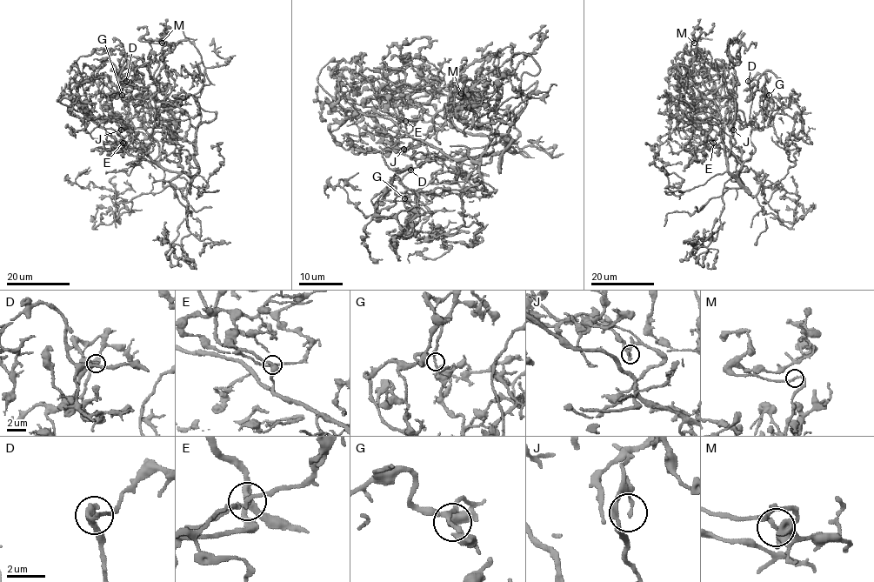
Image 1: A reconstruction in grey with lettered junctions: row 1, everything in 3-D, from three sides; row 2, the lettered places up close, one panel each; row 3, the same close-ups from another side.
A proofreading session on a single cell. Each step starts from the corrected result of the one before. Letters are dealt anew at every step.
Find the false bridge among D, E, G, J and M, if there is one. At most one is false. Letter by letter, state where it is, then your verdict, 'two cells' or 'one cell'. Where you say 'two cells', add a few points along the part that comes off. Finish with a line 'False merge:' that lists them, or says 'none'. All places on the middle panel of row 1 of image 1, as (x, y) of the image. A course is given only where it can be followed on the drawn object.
D: (410, 170) | one cell
E: (405, 121) | one cell
G: (404, 198) | one cell
J: (403, 149) | one cell
M: (461, 93) | one cell
False merge: none

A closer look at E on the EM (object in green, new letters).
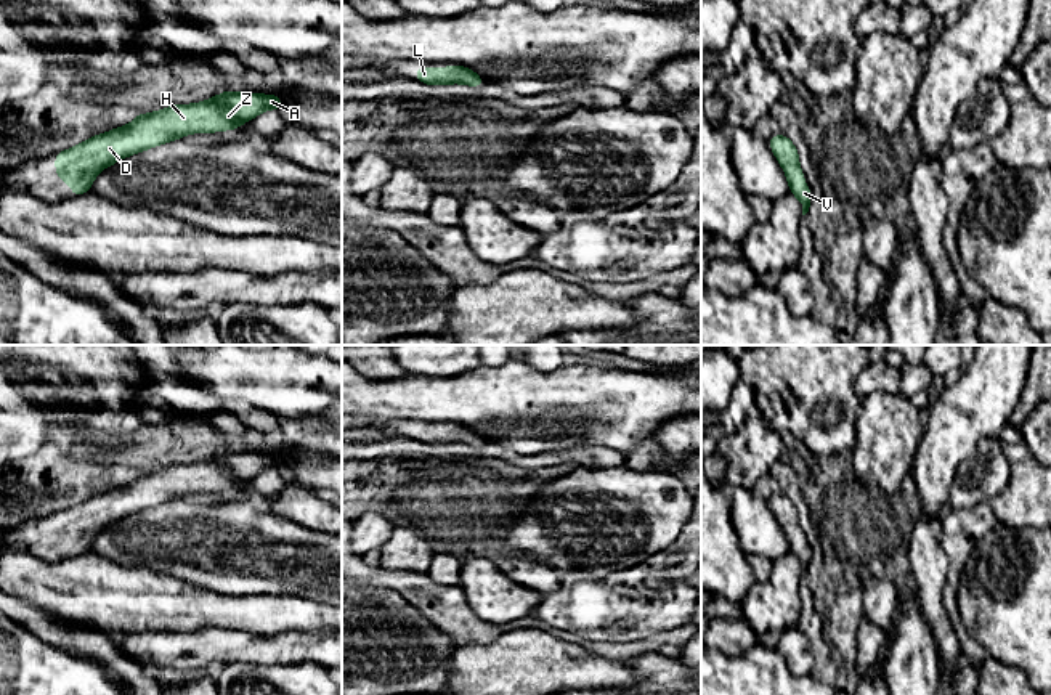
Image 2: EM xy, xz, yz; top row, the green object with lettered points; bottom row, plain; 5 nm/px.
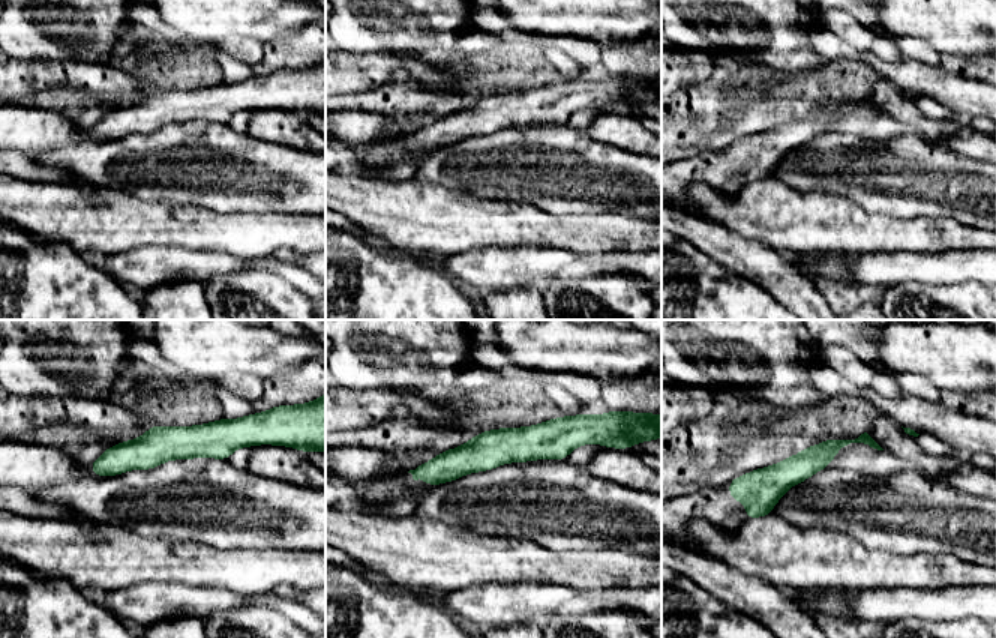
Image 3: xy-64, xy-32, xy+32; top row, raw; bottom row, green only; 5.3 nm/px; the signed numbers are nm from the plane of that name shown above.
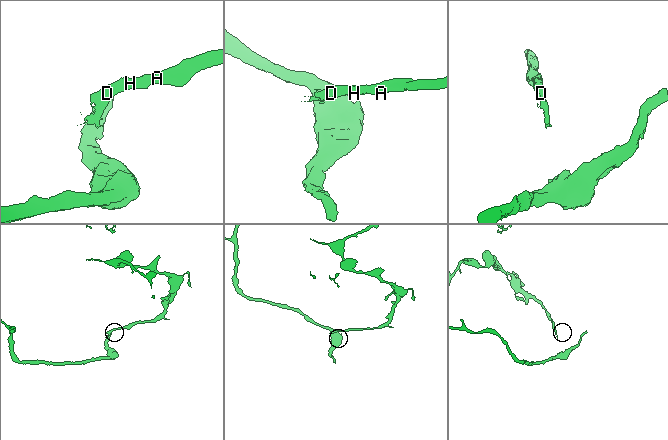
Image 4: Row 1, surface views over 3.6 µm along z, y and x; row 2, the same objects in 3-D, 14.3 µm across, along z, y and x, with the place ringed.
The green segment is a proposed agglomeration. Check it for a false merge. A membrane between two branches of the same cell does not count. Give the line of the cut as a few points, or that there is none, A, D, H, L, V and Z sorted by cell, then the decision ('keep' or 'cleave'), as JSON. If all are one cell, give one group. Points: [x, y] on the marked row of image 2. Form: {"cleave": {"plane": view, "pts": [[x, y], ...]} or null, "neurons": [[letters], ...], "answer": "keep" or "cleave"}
{"cleave": null, "neurons": [["A", "D", "H", "L", "V", "Z"]], "answer": "keep"}

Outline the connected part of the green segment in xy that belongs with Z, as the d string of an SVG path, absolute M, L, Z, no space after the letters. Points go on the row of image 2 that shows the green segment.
M226 90L196 104L175 104L165 109L136 114L132 124L88 138L87 141L56 152L55 165L59 181L67 181L72 196L90 193L96 175L144 149L180 140L185 135L237 130L260 112L282 108L279 95L239 93Z

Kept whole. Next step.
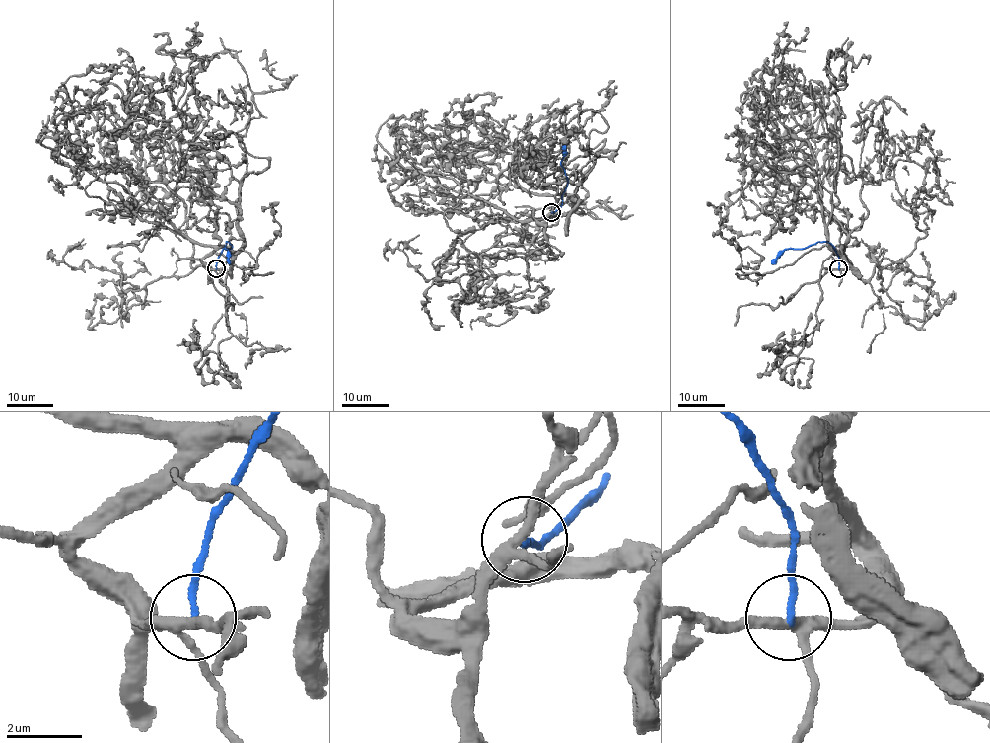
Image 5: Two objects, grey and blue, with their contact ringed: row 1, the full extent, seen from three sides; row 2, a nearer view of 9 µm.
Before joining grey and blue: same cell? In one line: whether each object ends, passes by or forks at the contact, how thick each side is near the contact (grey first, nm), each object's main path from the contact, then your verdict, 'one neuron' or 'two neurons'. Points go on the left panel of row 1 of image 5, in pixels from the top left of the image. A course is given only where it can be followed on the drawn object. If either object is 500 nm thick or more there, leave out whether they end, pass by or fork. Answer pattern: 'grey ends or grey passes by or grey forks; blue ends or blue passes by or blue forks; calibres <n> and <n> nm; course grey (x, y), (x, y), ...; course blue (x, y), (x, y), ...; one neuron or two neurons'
grey forks; blue ends; calibres 240 and 170 nm; course grey (216, 269), (201, 260), (214, 249), (40, 143), (63, 131), (60, 146), (84, 167), (62, 195), (48, 178); course blue (216, 269), (217, 258), (226, 242), (231, 245), (226, 249), (230, 264); two neurons

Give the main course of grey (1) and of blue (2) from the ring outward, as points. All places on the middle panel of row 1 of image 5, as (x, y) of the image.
1: (552, 211), (515, 220), (402, 167), (376, 136), (402, 117), (420, 146), (401, 137), (396, 160), (384, 155)
2: (552, 211), (561, 205), (561, 195), (567, 185), (561, 160), (566, 145)

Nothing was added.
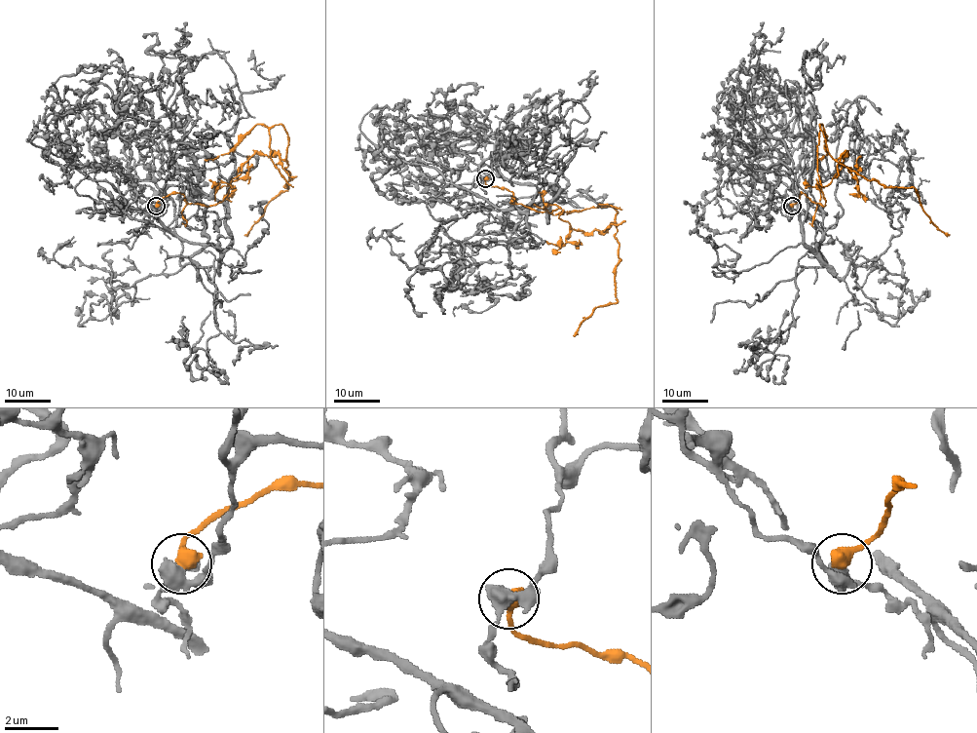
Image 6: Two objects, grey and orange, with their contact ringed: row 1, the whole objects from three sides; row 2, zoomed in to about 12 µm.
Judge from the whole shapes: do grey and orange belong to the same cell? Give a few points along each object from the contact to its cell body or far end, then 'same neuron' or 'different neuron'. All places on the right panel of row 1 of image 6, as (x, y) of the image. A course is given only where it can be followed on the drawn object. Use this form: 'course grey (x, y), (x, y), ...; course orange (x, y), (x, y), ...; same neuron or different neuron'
course grey (792, 207), (765, 173), (797, 84), (770, 156), (720, 132), (758, 176); course orange (792, 207), (802, 193), (825, 206), (821, 188), (846, 153), (836, 160), (866, 179), (915, 188), (949, 235); different neuron

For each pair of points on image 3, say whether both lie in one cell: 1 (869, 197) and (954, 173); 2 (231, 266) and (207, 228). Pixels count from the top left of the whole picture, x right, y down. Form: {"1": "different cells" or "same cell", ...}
{"1": "same cell", "2": "different cells"}

